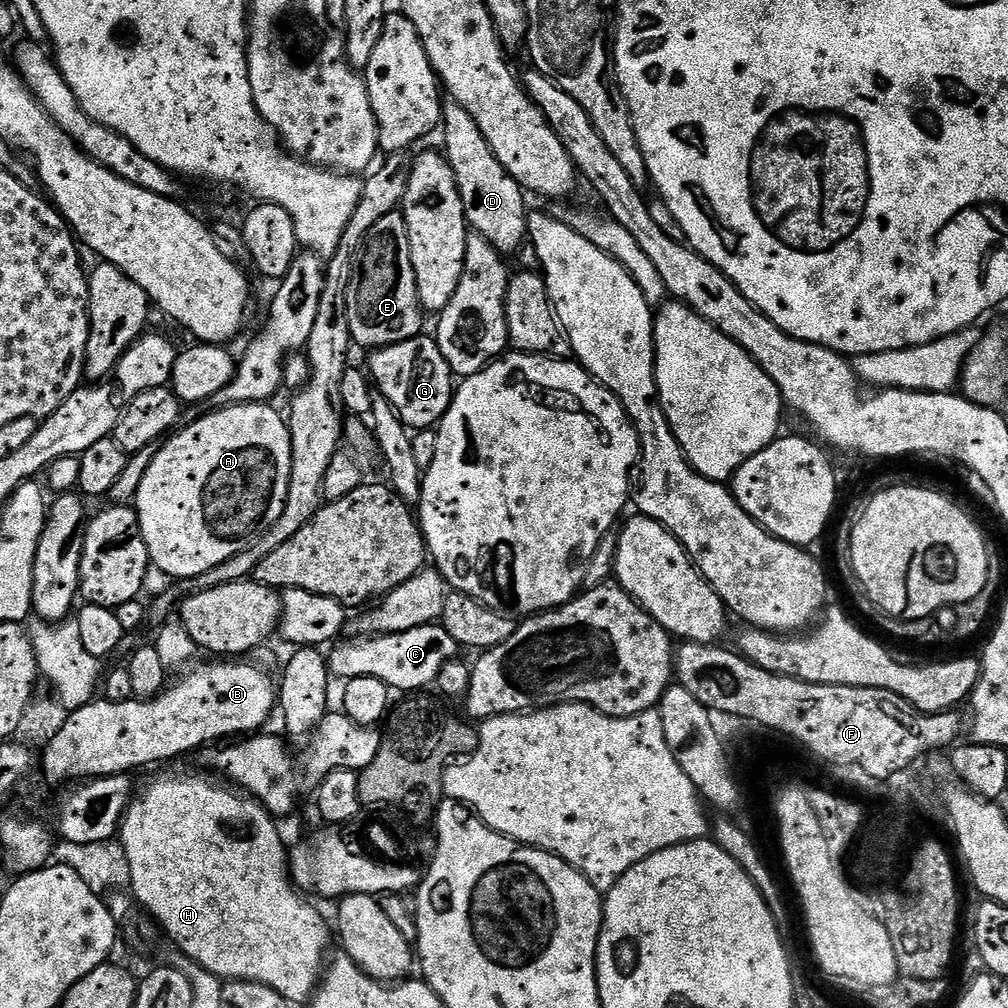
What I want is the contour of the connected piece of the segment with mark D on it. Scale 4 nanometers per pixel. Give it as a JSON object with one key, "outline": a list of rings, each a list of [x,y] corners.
{"outline":[[[448,102],[443,105],[442,132],[443,128],[444,148],[442,147],[442,152],[448,157],[448,164],[454,170],[454,178],[458,182],[458,194],[462,194],[464,218],[468,222],[469,229],[475,235],[486,238],[486,242],[490,242],[490,246],[494,246],[502,254],[519,253],[520,249],[524,247],[528,235],[529,213],[524,212],[524,199],[526,199],[524,189],[506,171],[502,162],[498,162],[498,158],[494,154],[494,150],[490,150],[482,130],[478,130],[478,122],[474,122],[474,118],[470,118],[468,111],[460,104]]]}

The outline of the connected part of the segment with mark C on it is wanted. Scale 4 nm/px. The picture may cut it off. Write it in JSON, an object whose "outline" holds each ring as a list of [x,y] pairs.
{"outline":[[[439,623],[418,626],[414,630],[402,630],[398,634],[369,636],[348,640],[345,644],[337,643],[327,653],[329,673],[338,678],[355,682],[362,678],[378,678],[390,690],[396,688],[400,694],[416,694],[429,684],[435,685],[442,666],[461,655],[462,649]]]}

